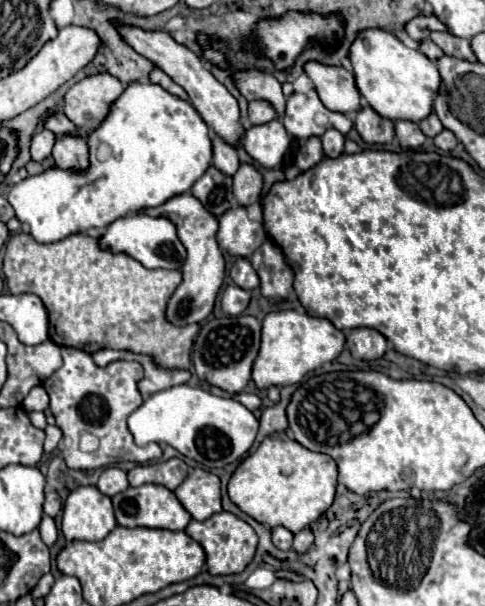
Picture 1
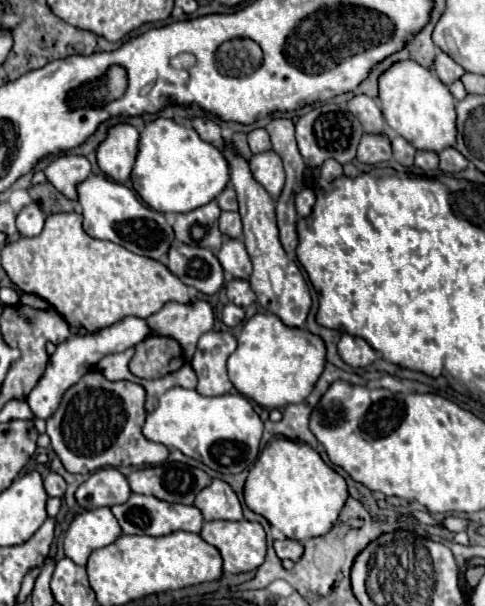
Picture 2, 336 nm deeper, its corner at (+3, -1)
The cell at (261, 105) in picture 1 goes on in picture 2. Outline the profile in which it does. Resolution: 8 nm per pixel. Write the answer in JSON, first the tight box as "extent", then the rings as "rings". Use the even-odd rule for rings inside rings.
{"extent":[248,129,272,155],"rings":[[[256,129],[256,131],[248,133],[248,145],[250,145],[250,149],[252,149],[254,155],[272,149],[272,145],[270,145],[270,137],[268,137],[266,129]]]}

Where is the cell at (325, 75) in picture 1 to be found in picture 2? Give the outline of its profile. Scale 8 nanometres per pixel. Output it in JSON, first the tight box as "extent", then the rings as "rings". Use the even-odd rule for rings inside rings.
{"extent":[348,95,386,133],"rings":[[[358,95],[348,103],[348,109],[364,127],[364,133],[386,133],[384,127],[384,115],[378,107],[378,103],[366,95]]]}

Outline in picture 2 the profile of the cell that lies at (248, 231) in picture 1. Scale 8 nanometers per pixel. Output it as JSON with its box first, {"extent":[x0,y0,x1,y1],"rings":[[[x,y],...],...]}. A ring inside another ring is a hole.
{"extent":[216,239,252,279],"rings":[[[226,239],[216,257],[220,259],[224,271],[236,279],[248,279],[248,275],[252,273],[250,257],[240,239]]]}

